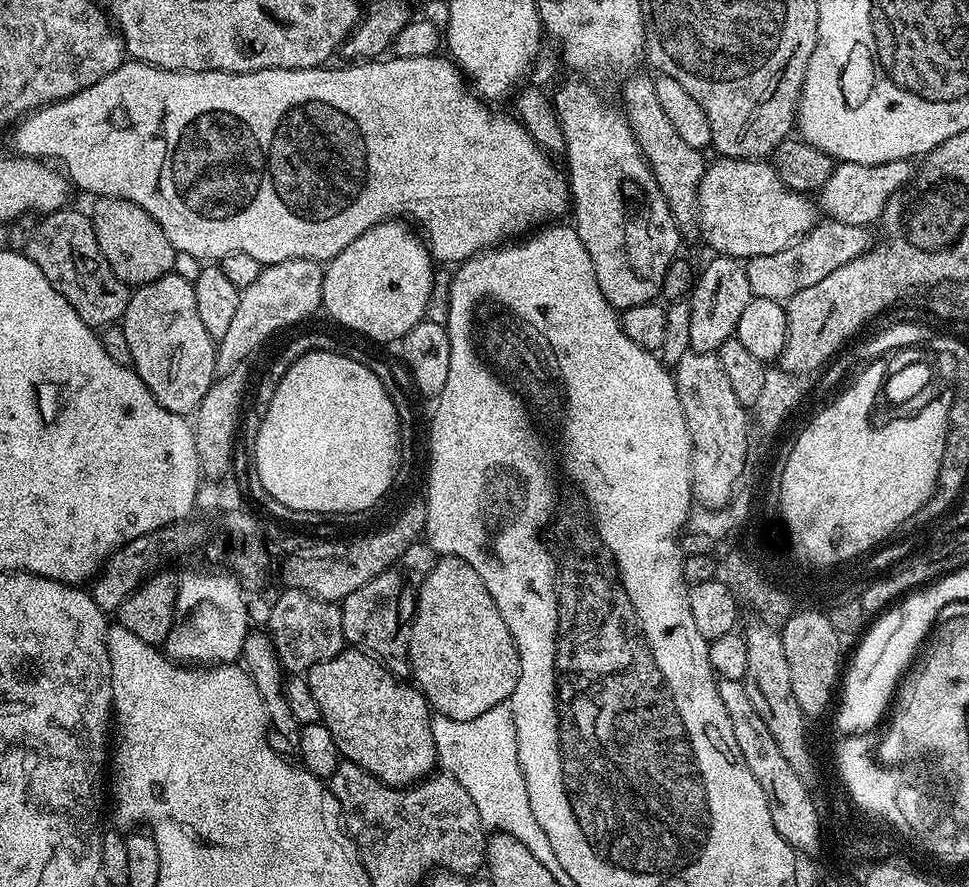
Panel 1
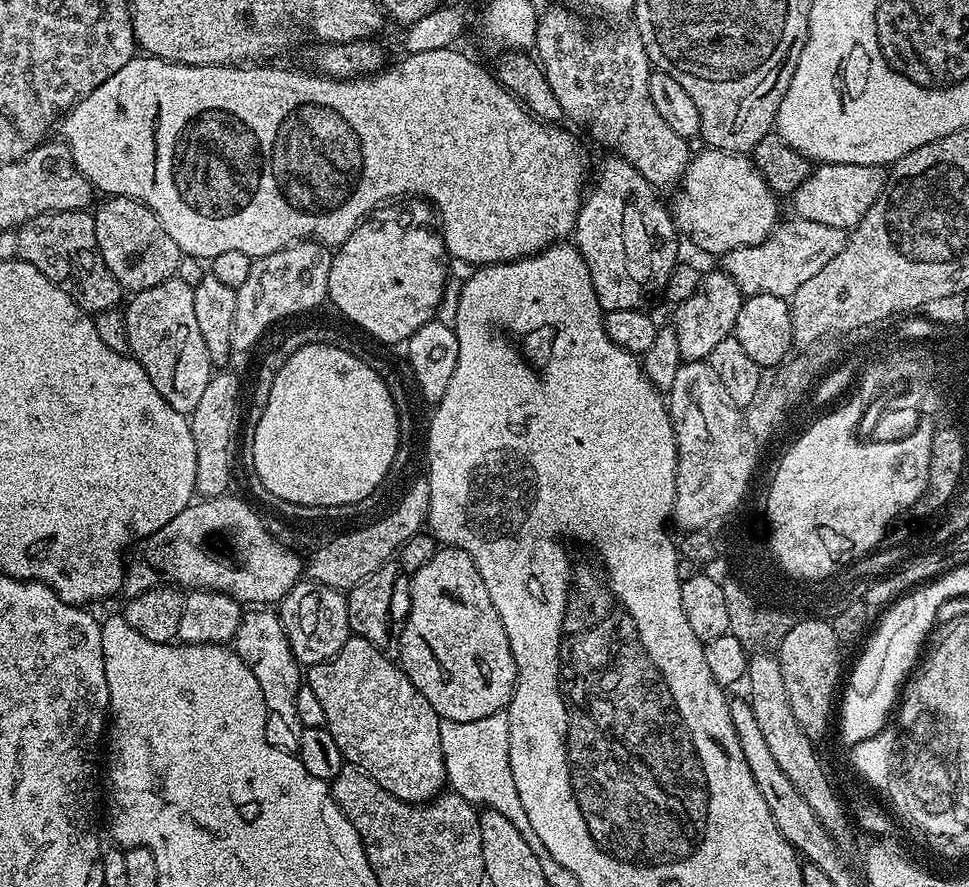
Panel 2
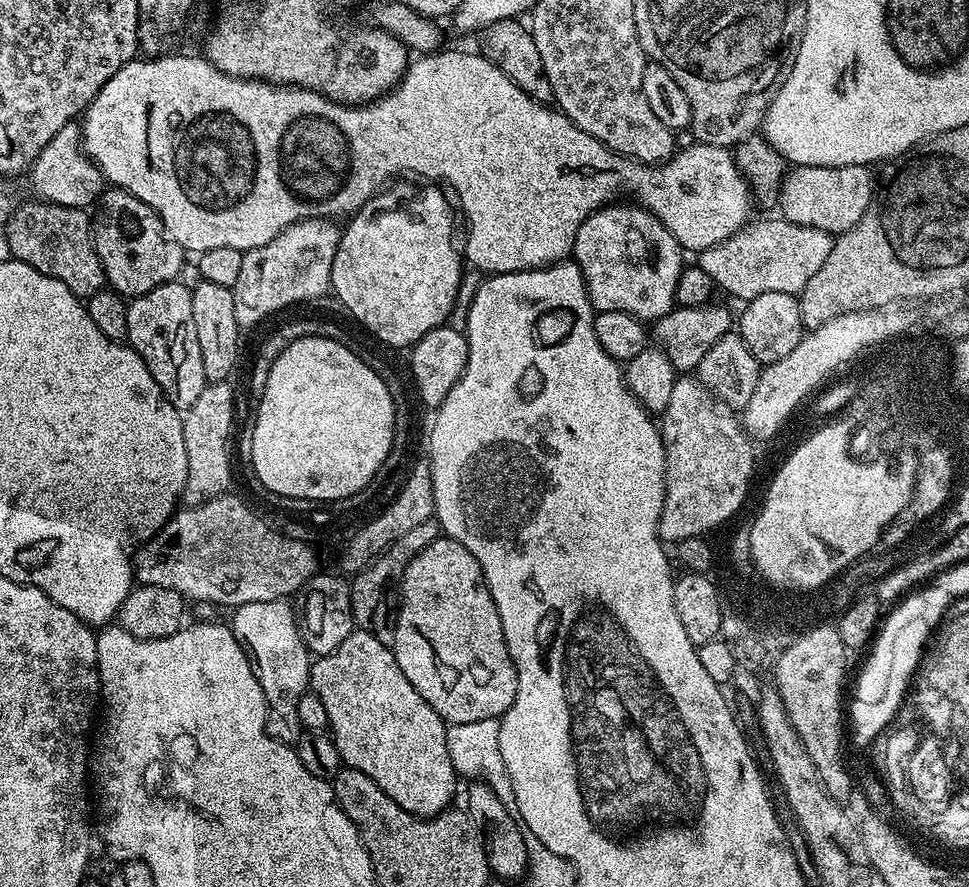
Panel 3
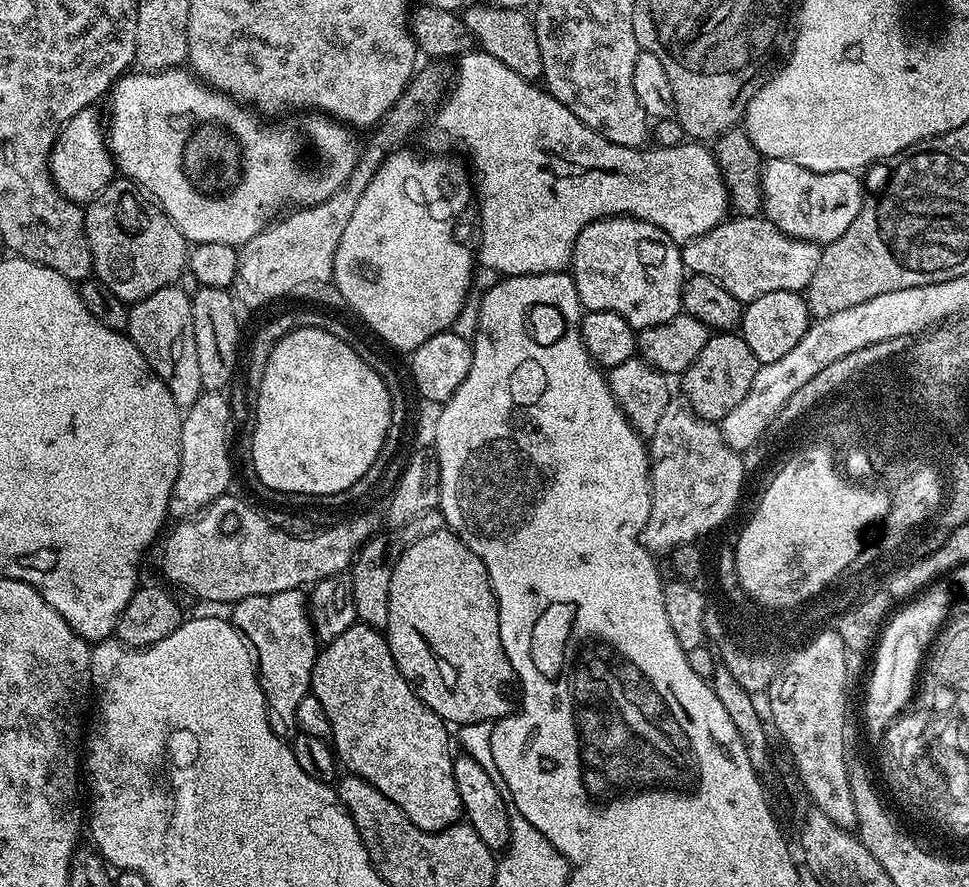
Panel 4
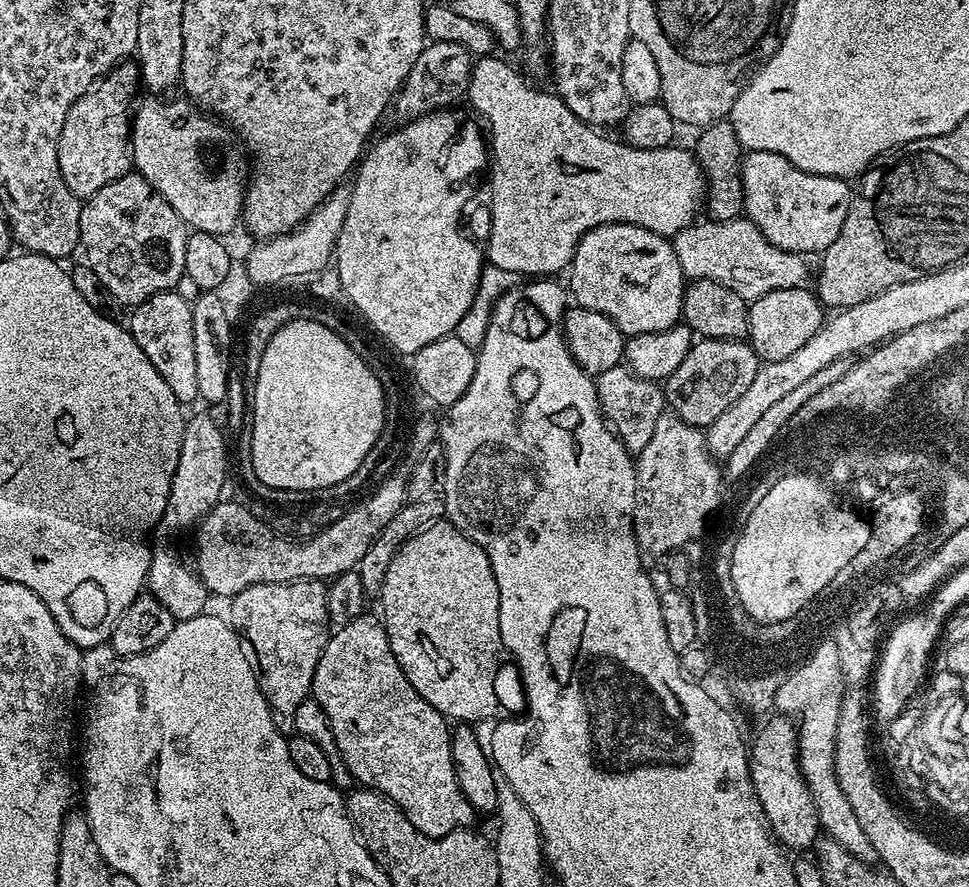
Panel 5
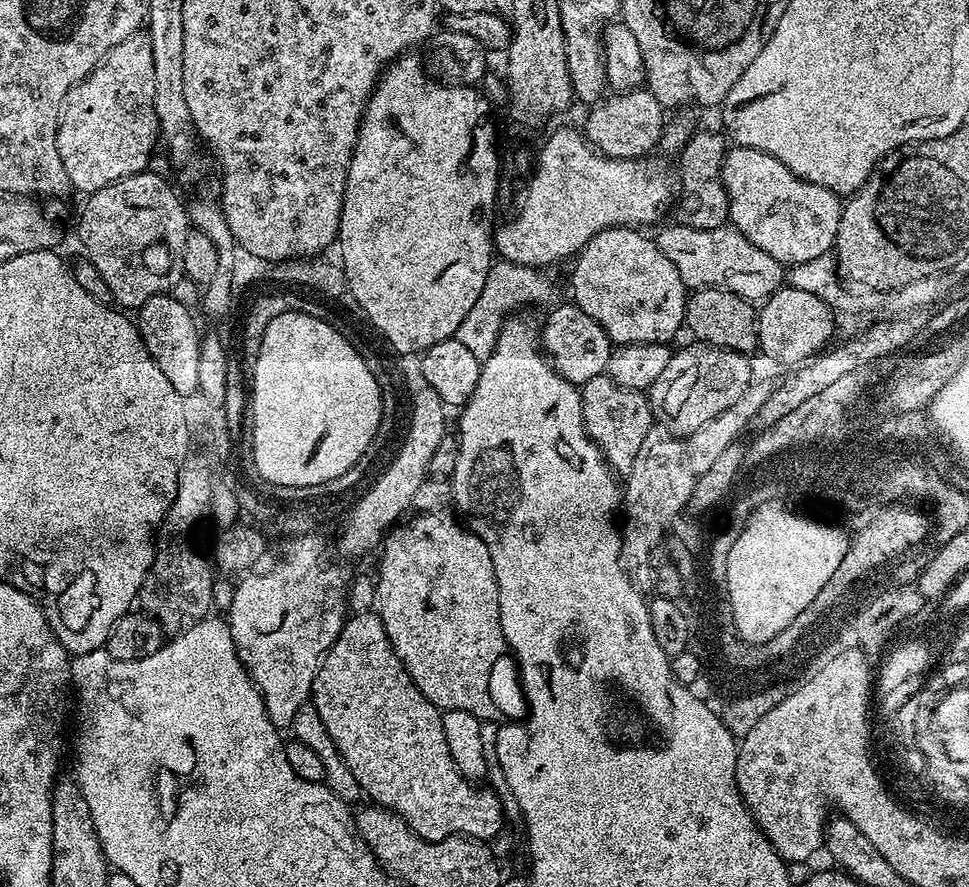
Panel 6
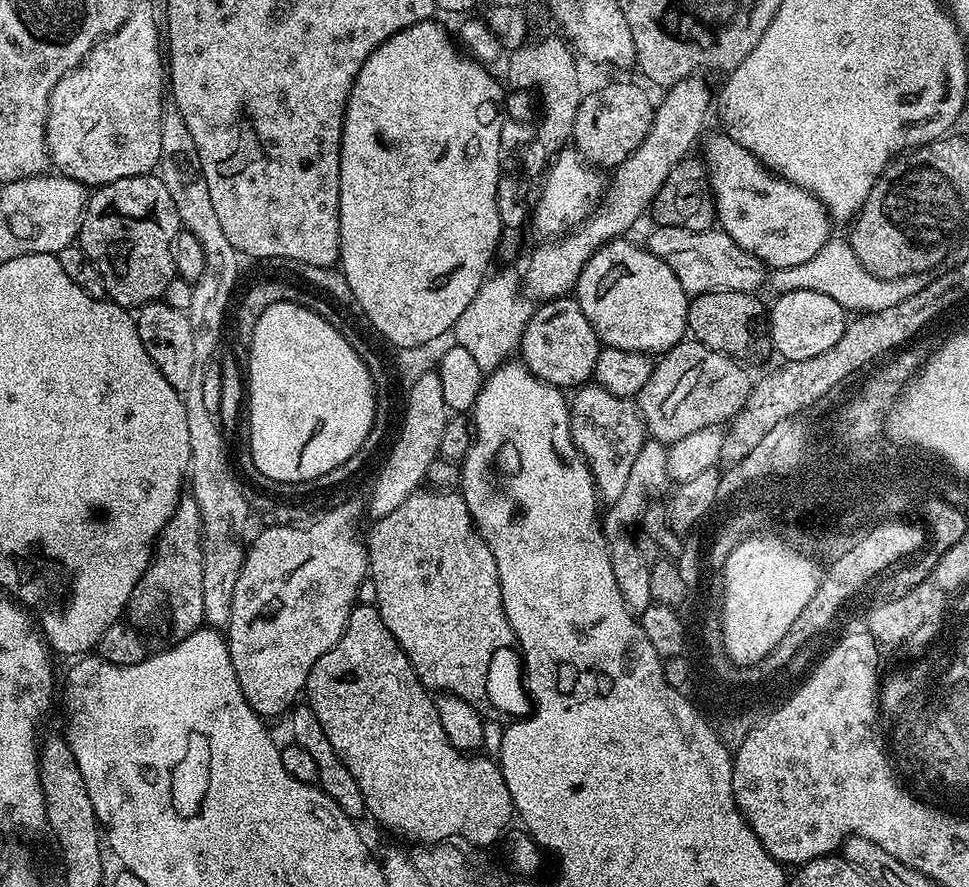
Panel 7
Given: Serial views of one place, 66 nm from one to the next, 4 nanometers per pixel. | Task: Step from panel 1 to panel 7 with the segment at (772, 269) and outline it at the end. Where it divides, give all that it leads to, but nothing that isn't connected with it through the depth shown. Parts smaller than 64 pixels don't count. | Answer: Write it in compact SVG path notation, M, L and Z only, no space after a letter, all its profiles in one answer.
M656 226L653 229L646 241L648 251L653 252L658 258L662 258L662 262L666 262L666 266L670 266L670 270L674 270L678 282L682 282L682 290L687 292L689 297L701 296L704 292L755 293L760 290L756 288L763 289L765 287L766 269L764 264L758 258L754 258L754 254L746 254L746 250L742 250L742 246L738 246L738 242L734 242L734 238L730 238L730 234L719 230L691 232L674 226L665 228Z

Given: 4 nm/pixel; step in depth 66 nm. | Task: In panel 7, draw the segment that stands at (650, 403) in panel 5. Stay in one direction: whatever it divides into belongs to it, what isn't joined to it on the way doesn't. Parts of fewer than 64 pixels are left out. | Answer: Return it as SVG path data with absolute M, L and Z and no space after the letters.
M589 382L571 393L568 417L574 446L588 464L592 481L596 483L597 497L605 505L614 503L622 498L622 490L626 490L626 481L634 467L634 458L638 458L638 450L642 450L646 442L644 419L640 416L637 401L610 394L610 390L602 385Z

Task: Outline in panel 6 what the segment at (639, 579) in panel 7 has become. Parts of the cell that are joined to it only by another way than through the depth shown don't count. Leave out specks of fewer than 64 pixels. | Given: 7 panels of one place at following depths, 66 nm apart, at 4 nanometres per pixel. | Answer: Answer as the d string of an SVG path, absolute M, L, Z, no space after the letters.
M653 430L646 434L646 442L642 442L642 450L638 450L638 455L634 457L634 466L630 466L625 480L628 481L622 484L620 560L632 584L638 589L648 590L654 584L651 548L655 535L679 511L694 481L692 470L688 467L685 441L664 430Z

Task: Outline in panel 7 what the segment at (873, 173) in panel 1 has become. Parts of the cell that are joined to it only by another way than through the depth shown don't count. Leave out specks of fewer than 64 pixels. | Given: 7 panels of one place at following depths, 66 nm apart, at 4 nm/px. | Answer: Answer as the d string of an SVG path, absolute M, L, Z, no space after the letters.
M726 134L712 136L705 139L702 159L708 169L708 187L712 190L712 197L716 199L716 218L719 231L730 234L746 254L754 254L764 264L765 269L781 268L782 266L799 266L802 262L814 258L822 246L833 235L833 221L830 219L828 209L814 194L810 194L797 184L791 184L783 176L778 176L767 168L746 146L738 146Z

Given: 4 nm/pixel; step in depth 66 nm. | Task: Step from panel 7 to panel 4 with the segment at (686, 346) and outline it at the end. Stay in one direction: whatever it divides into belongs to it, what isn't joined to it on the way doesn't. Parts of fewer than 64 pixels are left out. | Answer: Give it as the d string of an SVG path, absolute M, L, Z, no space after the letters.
M732 330L717 331L709 335L706 346L702 346L702 354L698 354L683 372L683 399L702 419L719 422L734 410L734 406L738 406L738 402L742 402L742 398L746 398L757 367L754 350L746 346L743 336Z

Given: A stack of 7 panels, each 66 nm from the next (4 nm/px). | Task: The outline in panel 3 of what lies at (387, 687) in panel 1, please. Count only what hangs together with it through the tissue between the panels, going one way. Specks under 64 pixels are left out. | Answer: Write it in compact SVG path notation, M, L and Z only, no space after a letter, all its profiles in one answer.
M352 631L333 653L311 665L310 688L326 706L331 738L347 767L362 770L415 816L437 816L453 803L458 777L448 753L446 722L410 686L389 645L369 632Z

